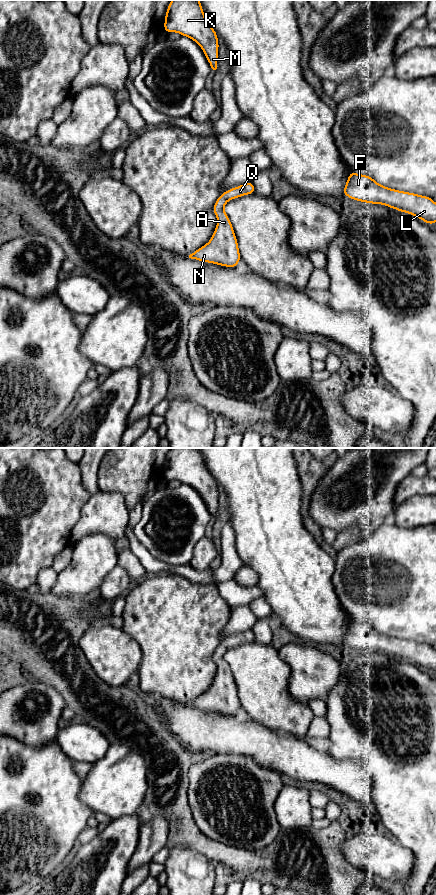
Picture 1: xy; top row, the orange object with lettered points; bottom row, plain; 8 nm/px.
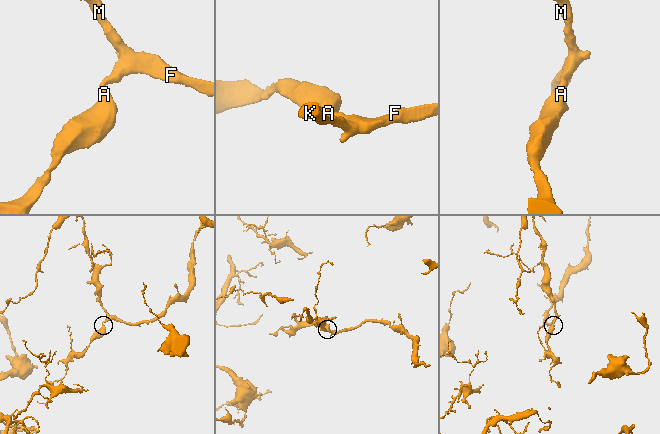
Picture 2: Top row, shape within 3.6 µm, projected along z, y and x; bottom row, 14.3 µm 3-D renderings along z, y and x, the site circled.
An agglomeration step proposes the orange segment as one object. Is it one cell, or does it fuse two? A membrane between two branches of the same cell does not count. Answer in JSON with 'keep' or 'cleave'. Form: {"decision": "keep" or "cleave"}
{"decision": "keep"}

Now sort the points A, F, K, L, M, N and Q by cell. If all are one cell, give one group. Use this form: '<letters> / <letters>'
A F K L M N Q

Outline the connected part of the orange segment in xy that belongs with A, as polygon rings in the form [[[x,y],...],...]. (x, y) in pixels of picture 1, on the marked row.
[[[251,180],[222,193],[213,207],[213,213],[218,219],[213,236],[207,244],[190,254],[189,258],[204,263],[209,262],[215,265],[236,268],[241,260],[241,255],[230,218],[224,211],[224,205],[232,199],[254,194],[255,192],[255,186]]]

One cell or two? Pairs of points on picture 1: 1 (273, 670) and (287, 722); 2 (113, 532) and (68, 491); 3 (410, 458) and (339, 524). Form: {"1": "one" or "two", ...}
{"1": "one", "2": "two", "3": "one"}

